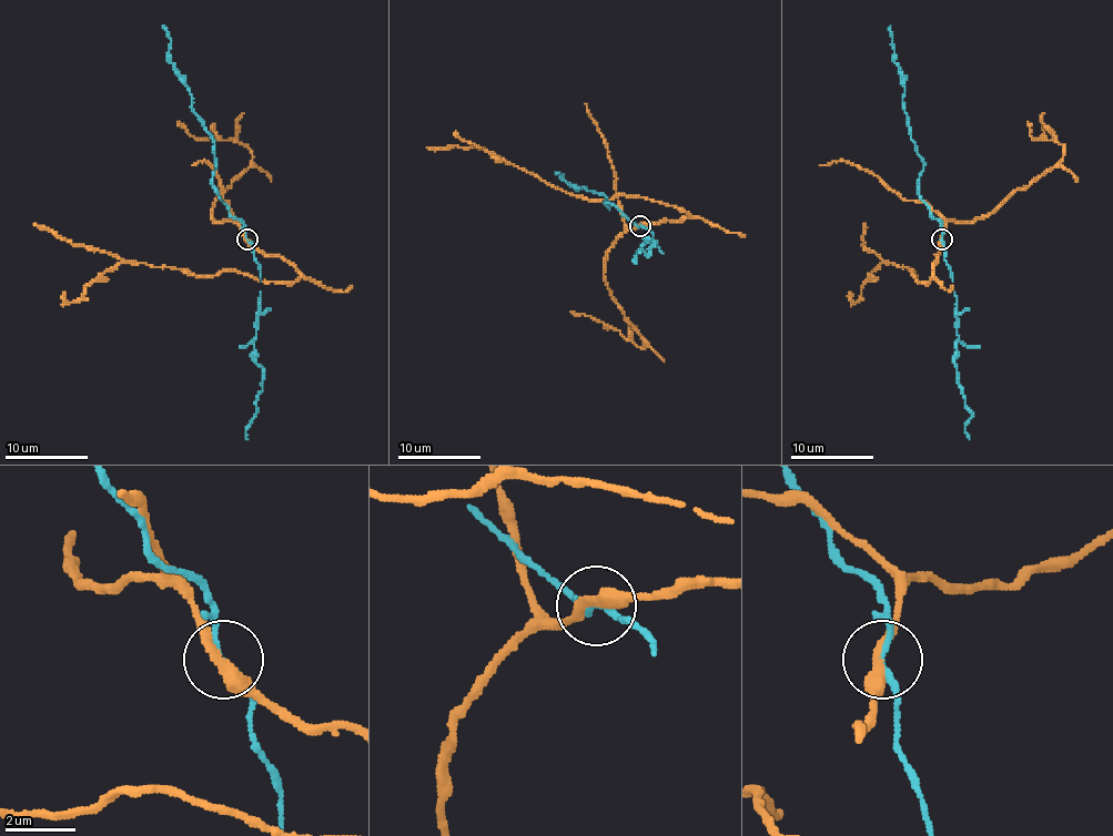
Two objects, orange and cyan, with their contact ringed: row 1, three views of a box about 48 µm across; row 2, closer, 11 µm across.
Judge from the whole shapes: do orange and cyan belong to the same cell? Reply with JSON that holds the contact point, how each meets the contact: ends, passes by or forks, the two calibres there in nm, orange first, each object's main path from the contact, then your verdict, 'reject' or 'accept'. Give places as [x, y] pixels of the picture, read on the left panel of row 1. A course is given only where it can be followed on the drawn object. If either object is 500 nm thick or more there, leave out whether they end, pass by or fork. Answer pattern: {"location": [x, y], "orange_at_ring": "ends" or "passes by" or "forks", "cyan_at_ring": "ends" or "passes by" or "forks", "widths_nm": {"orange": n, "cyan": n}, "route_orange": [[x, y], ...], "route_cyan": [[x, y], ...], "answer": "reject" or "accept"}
{"location": [248, 240], "orange_at_ring": "passes by", "cyan_at_ring": "passes by", "widths_nm": {"orange": 340, "cyan": 140}, "route_orange": [[248, 240], [300, 275], [293, 282], [235, 271], [190, 275], [60, 240], [33, 223]], "route_cyan": [[248, 240], [212, 183], [214, 142], [171, 61], [171, 38], [162, 26]], "answer": "reject"}

